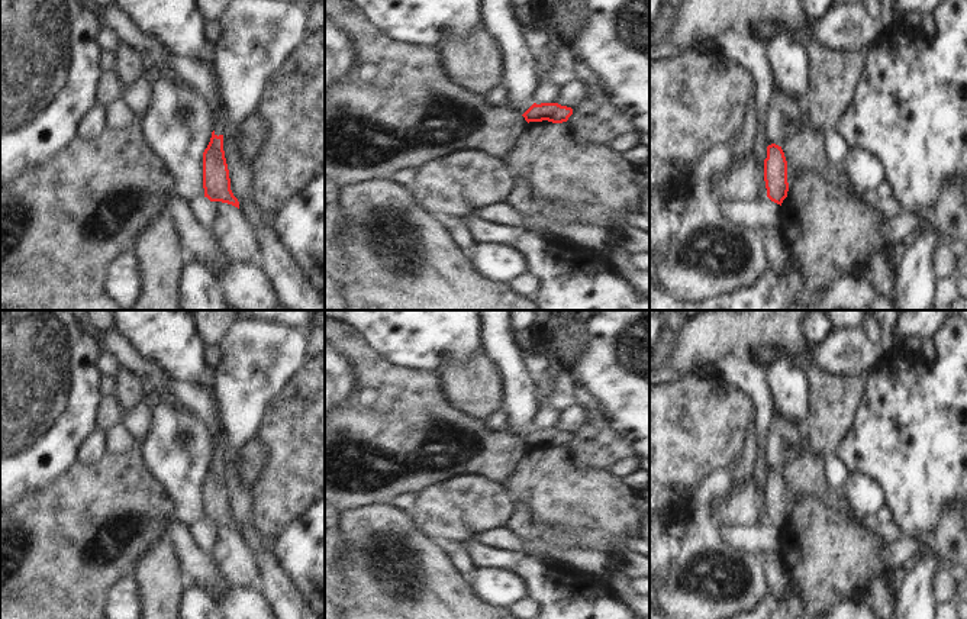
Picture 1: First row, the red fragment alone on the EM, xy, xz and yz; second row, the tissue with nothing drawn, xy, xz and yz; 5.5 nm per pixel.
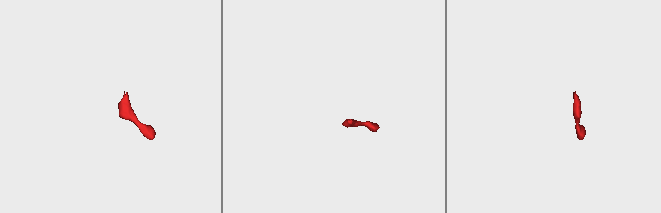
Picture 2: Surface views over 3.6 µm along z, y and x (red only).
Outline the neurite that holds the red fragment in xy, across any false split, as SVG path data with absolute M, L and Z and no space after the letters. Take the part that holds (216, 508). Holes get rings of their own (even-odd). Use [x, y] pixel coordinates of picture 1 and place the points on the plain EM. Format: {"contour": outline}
{"contour": "M222 431L210 467L203 477L203 513L210 526L222 526L239 533L239 526L231 515L229 494L223 475L223 452L226 432Z"}

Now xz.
{"contour": "M534 428L522 441L529 446L542 446L548 445L552 448L567 446L573 439L573 433L561 431L558 428Z"}

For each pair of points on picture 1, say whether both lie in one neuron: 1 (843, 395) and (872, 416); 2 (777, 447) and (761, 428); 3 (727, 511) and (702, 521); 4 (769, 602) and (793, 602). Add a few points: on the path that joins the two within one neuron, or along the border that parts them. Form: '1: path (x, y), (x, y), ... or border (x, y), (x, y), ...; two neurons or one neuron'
1: border (869, 373), (854, 422), (844, 437); two neurons
2: border (773, 416), (764, 445), (766, 468); two neurons
3: border (729, 489), (711, 499), (711, 518), (716, 526); two neurons
4: path (774, 603), (787, 603); one neuron

